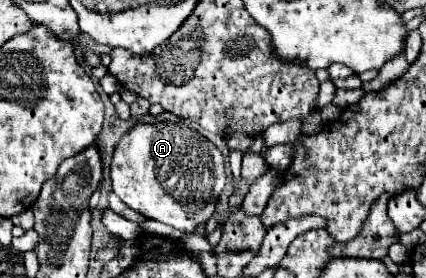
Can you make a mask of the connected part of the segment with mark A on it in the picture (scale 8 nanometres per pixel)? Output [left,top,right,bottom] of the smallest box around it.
[110,122,226,234]

